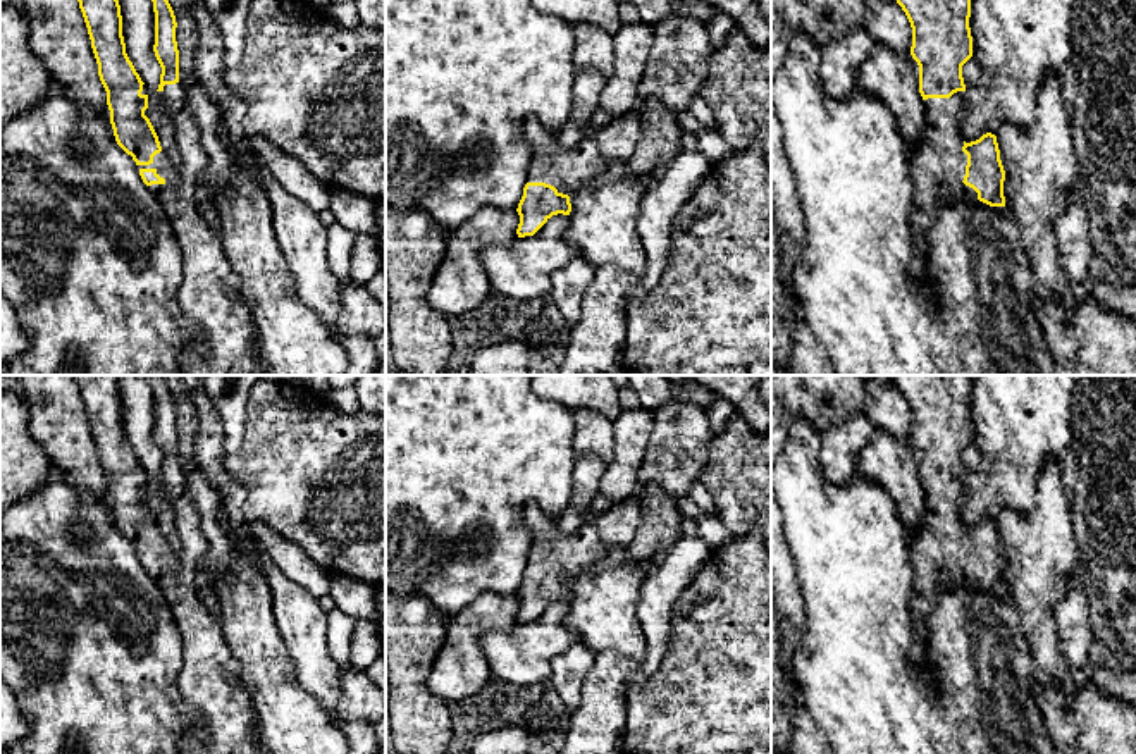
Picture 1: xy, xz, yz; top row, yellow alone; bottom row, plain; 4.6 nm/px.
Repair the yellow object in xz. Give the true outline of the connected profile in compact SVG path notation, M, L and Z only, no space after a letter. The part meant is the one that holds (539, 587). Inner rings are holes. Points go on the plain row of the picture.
M527 503L522 516L532 532L532 546L516 594L518 623L534 621L553 601L570 601L570 582L609 551L592 522L566 534L535 503Z

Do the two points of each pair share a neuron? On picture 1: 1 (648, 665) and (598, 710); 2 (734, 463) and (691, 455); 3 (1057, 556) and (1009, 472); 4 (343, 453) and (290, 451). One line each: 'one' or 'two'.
1: one
2: two
3: two
4: one

